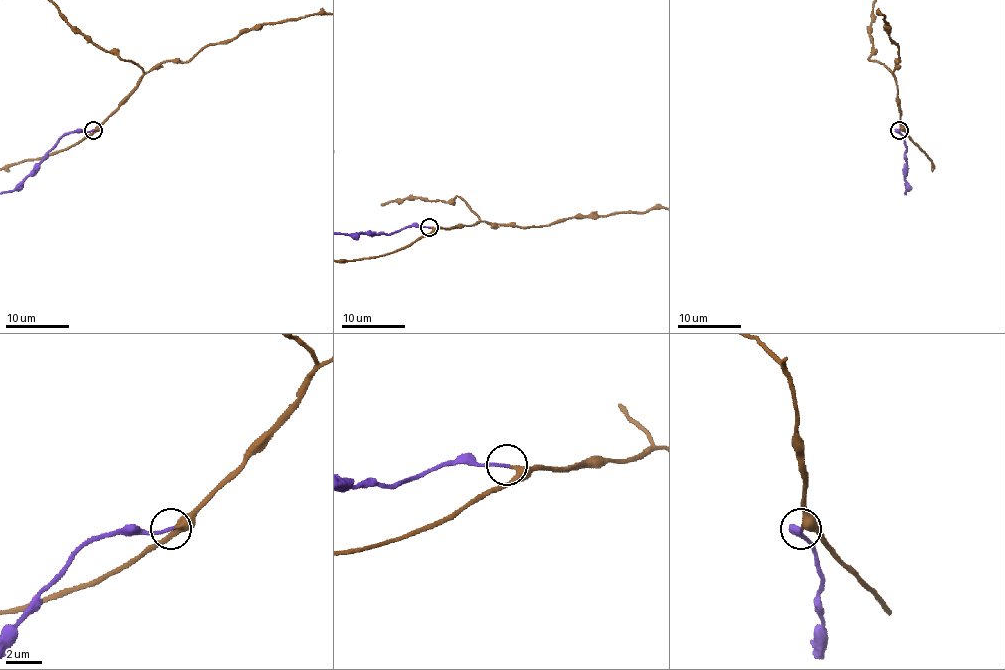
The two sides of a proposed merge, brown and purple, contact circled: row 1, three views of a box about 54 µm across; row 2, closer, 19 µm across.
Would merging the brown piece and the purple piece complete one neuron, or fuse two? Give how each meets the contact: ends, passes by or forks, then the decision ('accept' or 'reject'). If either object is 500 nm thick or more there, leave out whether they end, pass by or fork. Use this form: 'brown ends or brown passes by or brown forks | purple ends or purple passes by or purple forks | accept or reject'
brown passes by | purple ends | accept

